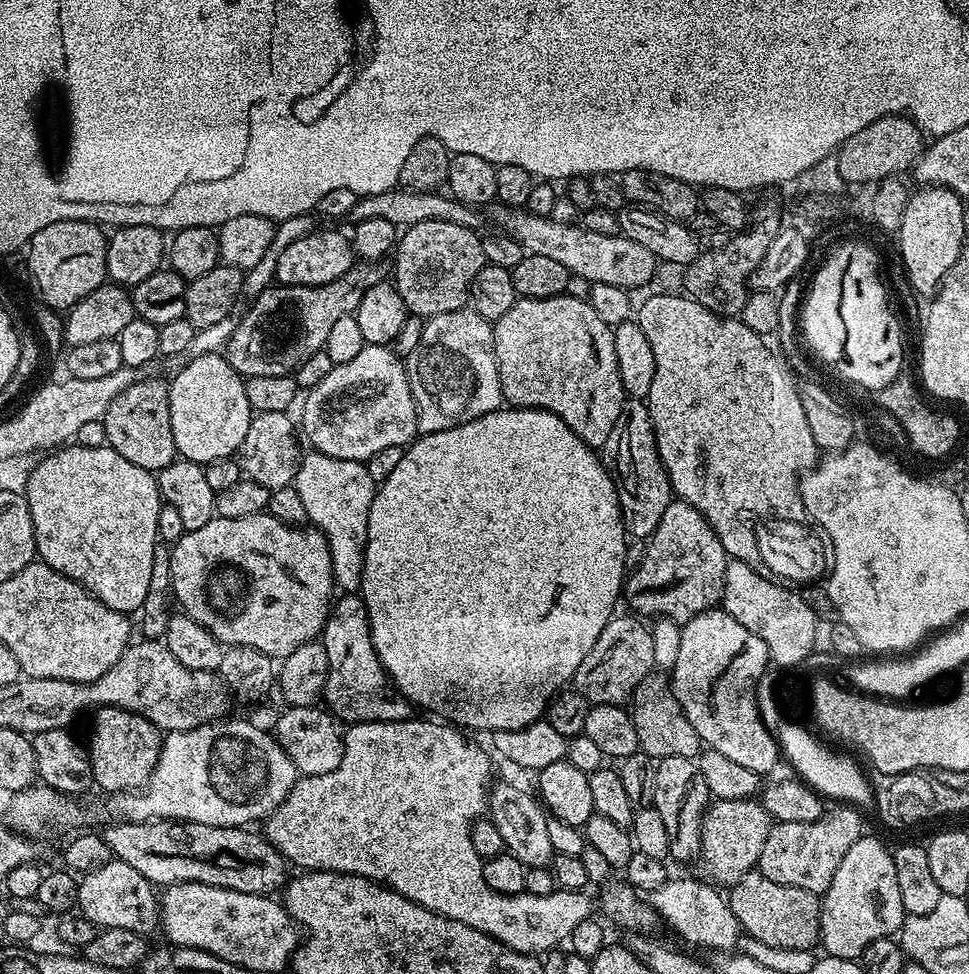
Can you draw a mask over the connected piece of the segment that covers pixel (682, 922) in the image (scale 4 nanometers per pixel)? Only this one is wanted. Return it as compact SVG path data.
M669 878L650 893L650 903L655 908L657 917L663 923L665 920L686 943L693 944L696 948L712 948L713 953L727 952L737 947L742 929L734 918L727 899L723 895L719 896L711 883L708 884L703 884L700 880Z

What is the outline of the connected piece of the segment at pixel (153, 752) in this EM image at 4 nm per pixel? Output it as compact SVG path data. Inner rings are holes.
M97 708L92 720L92 744L87 745L88 755L92 762L92 779L95 787L100 787L104 794L114 792L134 792L147 784L150 774L160 757L162 733L146 718L121 708Z

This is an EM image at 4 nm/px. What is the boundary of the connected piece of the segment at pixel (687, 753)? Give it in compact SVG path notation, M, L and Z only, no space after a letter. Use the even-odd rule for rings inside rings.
M651 674L632 692L630 711L634 730L638 734L639 751L657 761L671 756L696 758L702 751L700 735L690 726L678 698L672 693L672 681L667 675Z

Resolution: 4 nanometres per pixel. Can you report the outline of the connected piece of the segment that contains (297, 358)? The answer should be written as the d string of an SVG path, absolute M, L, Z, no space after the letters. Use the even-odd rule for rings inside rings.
M353 263L342 278L322 286L290 286L281 284L264 289L251 301L248 313L237 319L234 334L228 339L226 358L239 376L291 376L310 354L325 351L334 322L353 315L371 287L385 283L383 263Z

